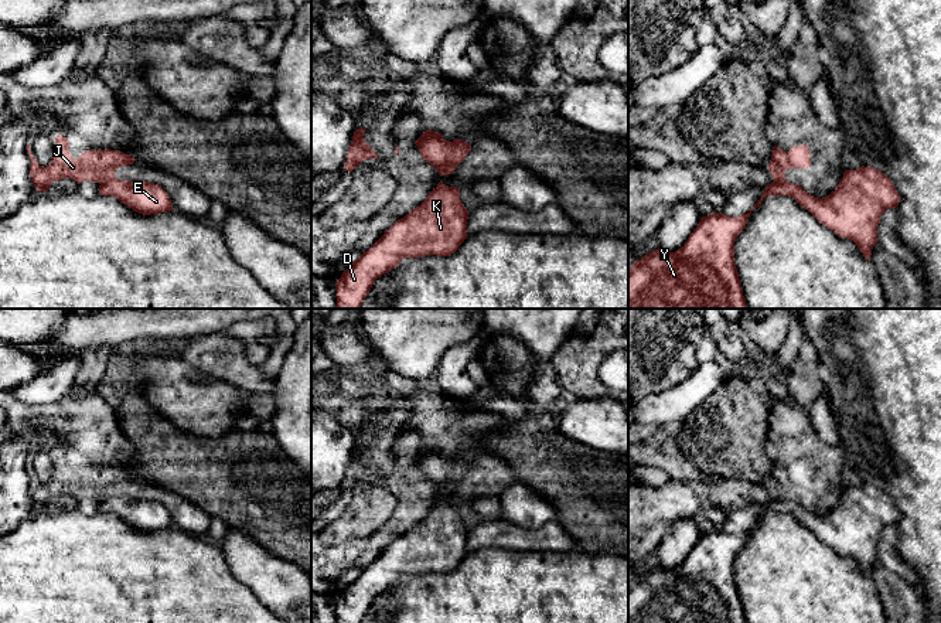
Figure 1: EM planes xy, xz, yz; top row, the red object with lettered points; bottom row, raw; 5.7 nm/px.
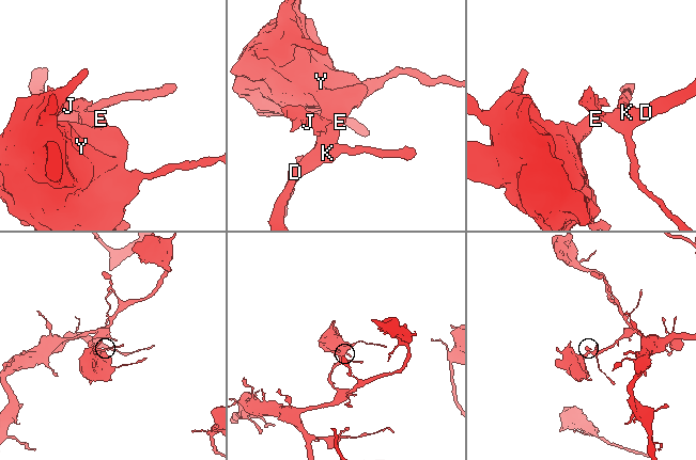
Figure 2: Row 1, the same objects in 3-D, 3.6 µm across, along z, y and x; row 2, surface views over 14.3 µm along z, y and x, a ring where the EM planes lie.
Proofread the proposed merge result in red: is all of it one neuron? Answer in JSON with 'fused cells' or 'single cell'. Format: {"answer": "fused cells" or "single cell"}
{"answer": "fused cells"}

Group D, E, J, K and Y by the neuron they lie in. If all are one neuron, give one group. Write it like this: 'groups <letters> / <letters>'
groups D E K Y / J

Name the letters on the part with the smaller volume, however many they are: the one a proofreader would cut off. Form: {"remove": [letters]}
{"remove": ["J"]}

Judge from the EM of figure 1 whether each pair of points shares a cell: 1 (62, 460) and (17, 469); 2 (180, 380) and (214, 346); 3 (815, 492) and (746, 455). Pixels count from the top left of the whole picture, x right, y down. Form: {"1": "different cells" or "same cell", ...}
{"1": "different cells", "2": "different cells", "3": "different cells"}

